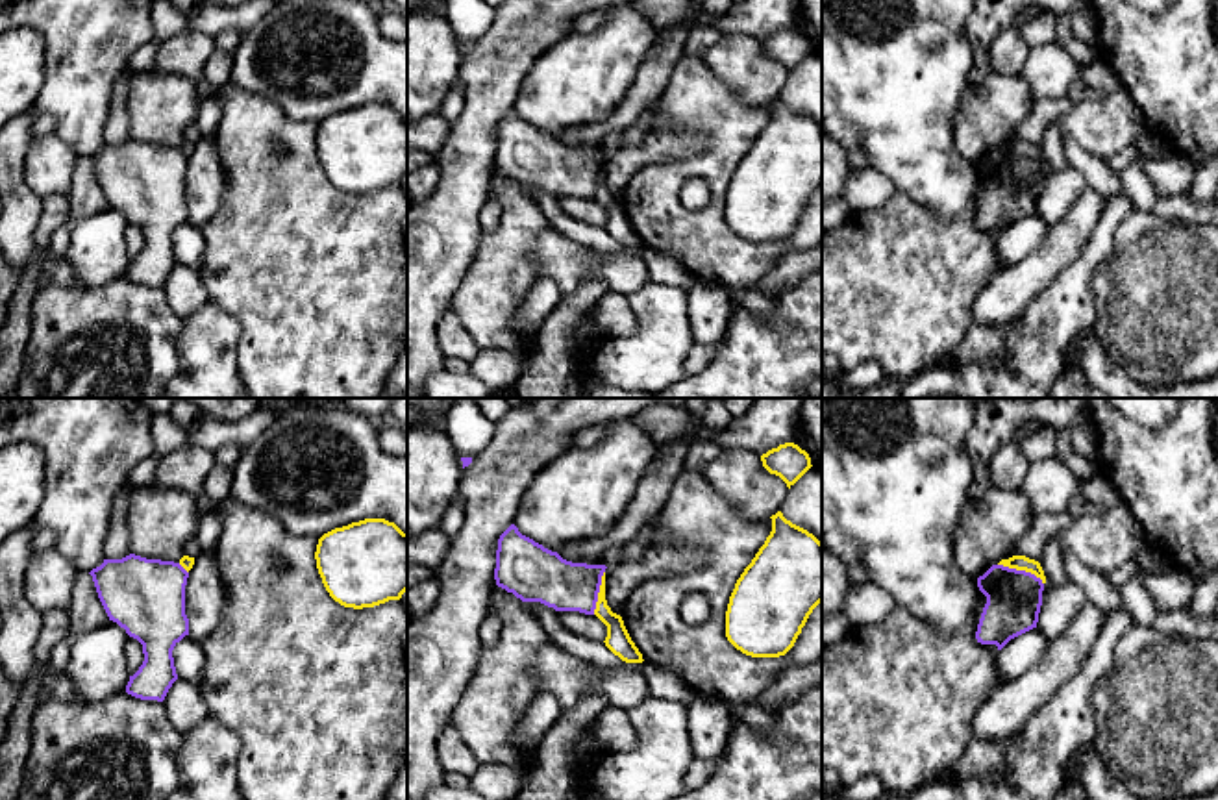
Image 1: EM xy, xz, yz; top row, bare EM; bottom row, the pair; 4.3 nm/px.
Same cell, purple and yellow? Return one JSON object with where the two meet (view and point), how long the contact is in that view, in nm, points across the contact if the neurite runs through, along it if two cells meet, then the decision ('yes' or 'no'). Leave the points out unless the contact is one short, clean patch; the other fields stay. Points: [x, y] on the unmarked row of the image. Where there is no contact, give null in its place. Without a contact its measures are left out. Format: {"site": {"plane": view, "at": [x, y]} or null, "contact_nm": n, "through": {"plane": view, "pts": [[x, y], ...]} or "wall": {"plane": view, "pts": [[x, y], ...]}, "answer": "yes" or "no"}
{"site": {"plane": "yz", "at": [1022, 156]}, "contact_nm": 220, "wall": {"plane": "yz", "pts": [[998, 149], [1009, 154], [1030, 156], [1043, 169]]}, "answer": "no"}

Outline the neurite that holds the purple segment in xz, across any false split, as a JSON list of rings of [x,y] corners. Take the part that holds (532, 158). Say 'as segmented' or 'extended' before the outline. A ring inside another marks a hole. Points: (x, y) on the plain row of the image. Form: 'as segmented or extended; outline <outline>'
as segmented; outline [[[511,109],[498,124],[494,165],[522,187],[594,200],[605,154],[566,146]]]

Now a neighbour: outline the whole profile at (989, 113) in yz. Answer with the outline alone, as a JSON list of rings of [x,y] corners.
[[[987,74],[981,85],[968,85],[953,119],[957,152],[977,165],[992,150],[1009,144],[1027,119],[1037,94],[1022,76]]]

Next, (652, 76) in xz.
[[[681,20],[659,30],[657,41],[646,52],[618,107],[607,119],[570,128],[557,139],[572,148],[605,150],[613,133],[626,133],[640,115],[657,109],[674,67],[685,56],[685,41],[690,28],[690,20]]]

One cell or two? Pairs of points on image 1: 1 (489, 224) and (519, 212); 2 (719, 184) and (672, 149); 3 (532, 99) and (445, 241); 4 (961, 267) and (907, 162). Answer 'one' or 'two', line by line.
1: two
2: two
3: two
4: two

